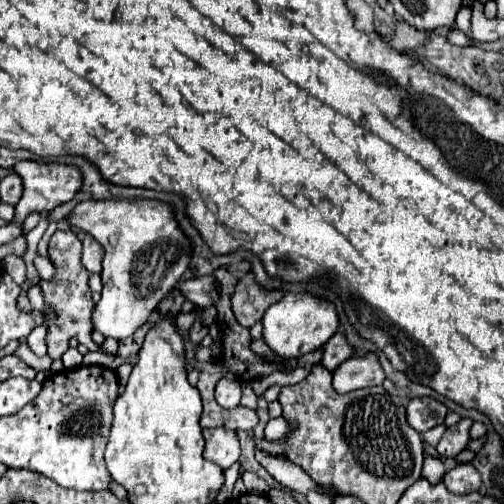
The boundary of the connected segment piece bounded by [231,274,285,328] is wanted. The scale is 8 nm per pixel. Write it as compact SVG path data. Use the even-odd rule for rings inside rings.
M247 274L243 276L237 286L235 286L235 292L231 296L231 308L233 308L233 314L237 318L237 322L245 328L251 328L255 322L259 322L265 314L265 310L279 302L279 298L283 296L285 292L283 290L263 290L253 274Z

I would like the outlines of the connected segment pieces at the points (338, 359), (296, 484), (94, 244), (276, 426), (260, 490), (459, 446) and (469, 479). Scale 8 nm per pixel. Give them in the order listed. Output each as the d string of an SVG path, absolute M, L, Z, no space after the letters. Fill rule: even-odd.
M337 332L333 338L329 338L329 342L323 346L323 356L321 356L321 366L325 366L327 370L335 370L341 362L345 362L349 356L353 354L353 350L349 348L345 336L341 332Z
M261 450L255 452L255 458L281 486L285 486L293 492L301 492L301 494L307 494L309 490L323 492L297 464L285 462L285 458L273 458Z
M85 234L85 238L83 238L83 258L81 260L83 260L83 266L87 268L87 272L101 274L103 250L95 238L89 238L89 234Z
M273 418L265 426L265 438L281 438L285 434L285 420L283 418Z
M246 470L242 473L242 478L248 493L264 495L268 494L270 487L254 472Z
M465 418L465 420L459 420L455 426L447 428L443 438L437 444L437 452L441 456L455 458L461 450L465 450L467 442L469 442L469 428L471 428L471 424L473 424L473 420Z
M469 464L455 466L451 472L445 474L443 484L449 488L453 494L467 494L467 492L477 492L481 488L481 476L477 470L473 470Z

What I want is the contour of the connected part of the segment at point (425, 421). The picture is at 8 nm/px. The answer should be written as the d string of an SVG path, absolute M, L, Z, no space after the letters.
M413 398L407 404L407 424L419 434L443 424L447 408L435 398Z

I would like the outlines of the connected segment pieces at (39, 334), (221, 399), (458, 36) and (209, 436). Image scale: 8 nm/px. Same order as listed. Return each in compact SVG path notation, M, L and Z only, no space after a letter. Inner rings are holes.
M37 326L29 336L27 336L27 346L37 354L45 356L45 326Z
M219 380L217 388L215 388L215 400L221 408L231 410L235 406L239 406L241 400L241 386L239 382L229 382L229 380Z
M457 28L448 31L447 39L449 40L450 43L458 46L472 45L471 38L467 37L462 31L460 31Z
M205 428L205 452L203 458L209 462L215 462L223 470L227 470L231 464L235 464L241 456L239 450L239 438L233 430L225 428Z

